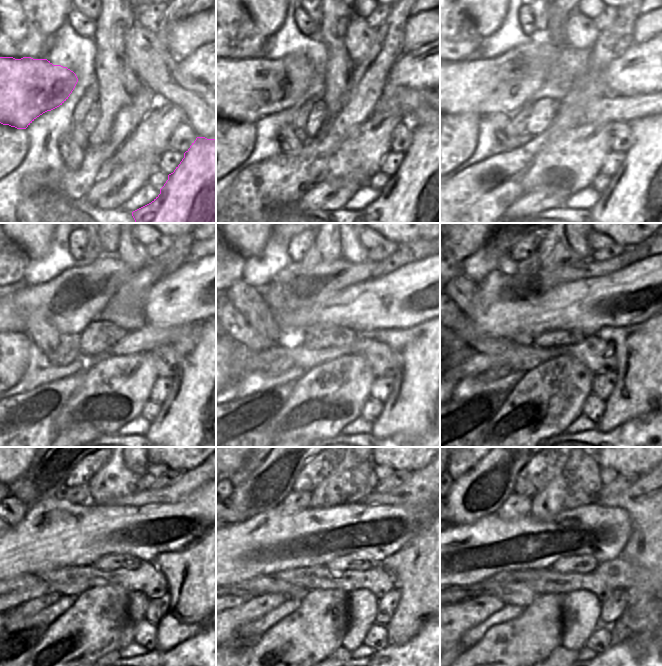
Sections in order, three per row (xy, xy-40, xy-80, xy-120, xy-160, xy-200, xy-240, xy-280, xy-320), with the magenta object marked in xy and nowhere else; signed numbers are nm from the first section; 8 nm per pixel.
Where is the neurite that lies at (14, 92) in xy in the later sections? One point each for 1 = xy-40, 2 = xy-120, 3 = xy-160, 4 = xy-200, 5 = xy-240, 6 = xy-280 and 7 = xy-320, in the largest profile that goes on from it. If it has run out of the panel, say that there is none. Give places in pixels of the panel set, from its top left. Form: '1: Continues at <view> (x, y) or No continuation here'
1: Continues at xy-40 (244, 90)
2: Continues at xy-120 (74, 299)
3: Continues at xy-160 (291, 295)
4: Continues at xy-200 (542, 280)
5: Continues at xy-240 (195, 478)
6: Continues at xy-280 (419, 566)
7: Continues at xy-320 (643, 501)

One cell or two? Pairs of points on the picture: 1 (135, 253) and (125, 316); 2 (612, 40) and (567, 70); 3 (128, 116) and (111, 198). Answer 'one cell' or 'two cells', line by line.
1: two cells
2: one cell
3: two cells

